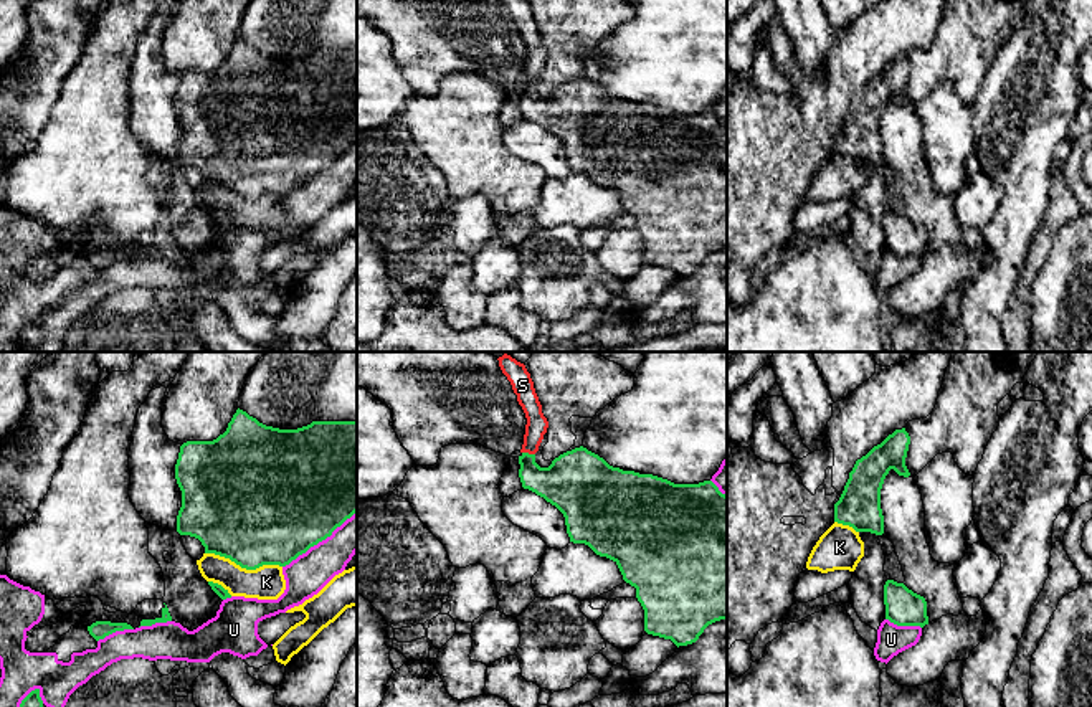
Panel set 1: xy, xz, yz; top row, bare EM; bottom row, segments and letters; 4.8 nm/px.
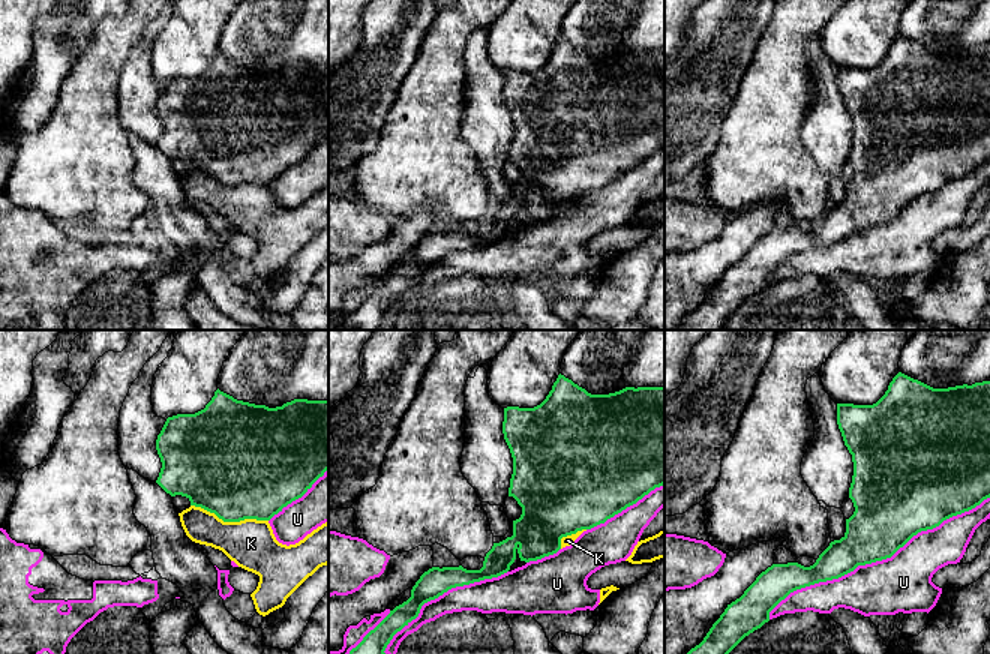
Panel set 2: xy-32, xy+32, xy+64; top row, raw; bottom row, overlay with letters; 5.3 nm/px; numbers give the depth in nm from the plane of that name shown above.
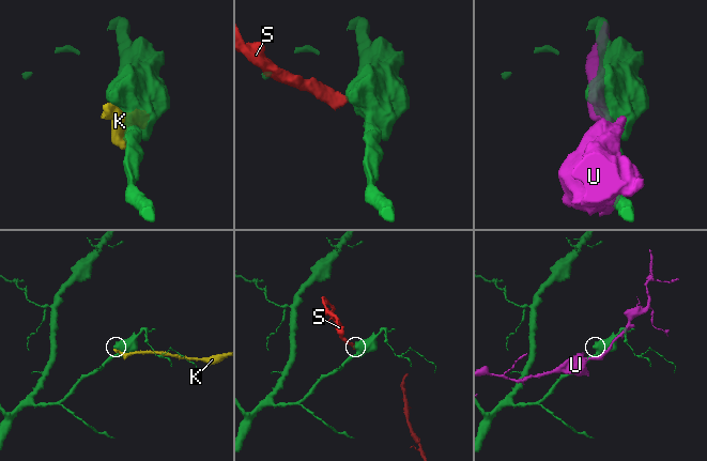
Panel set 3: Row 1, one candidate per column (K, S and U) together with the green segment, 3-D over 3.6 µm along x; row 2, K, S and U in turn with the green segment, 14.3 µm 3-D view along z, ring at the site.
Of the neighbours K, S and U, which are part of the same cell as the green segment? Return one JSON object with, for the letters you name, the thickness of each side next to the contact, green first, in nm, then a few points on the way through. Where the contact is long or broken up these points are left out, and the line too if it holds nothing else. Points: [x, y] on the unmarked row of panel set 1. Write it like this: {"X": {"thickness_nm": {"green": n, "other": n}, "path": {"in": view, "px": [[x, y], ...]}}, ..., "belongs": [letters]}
{"belongs": []}

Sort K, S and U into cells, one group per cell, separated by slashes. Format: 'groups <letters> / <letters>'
groups K S / U

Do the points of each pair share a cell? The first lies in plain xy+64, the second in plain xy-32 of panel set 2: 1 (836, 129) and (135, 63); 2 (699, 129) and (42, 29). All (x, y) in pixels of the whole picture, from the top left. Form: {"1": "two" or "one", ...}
{"1": "one", "2": "one"}

